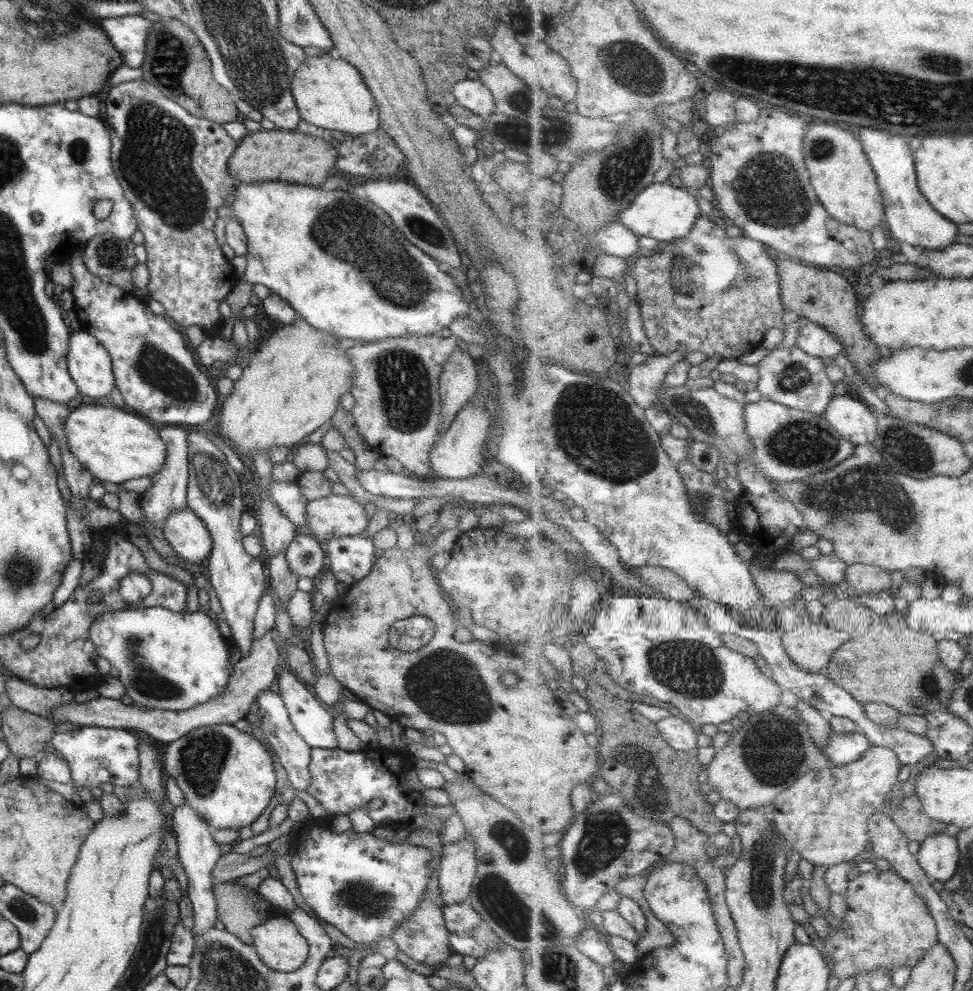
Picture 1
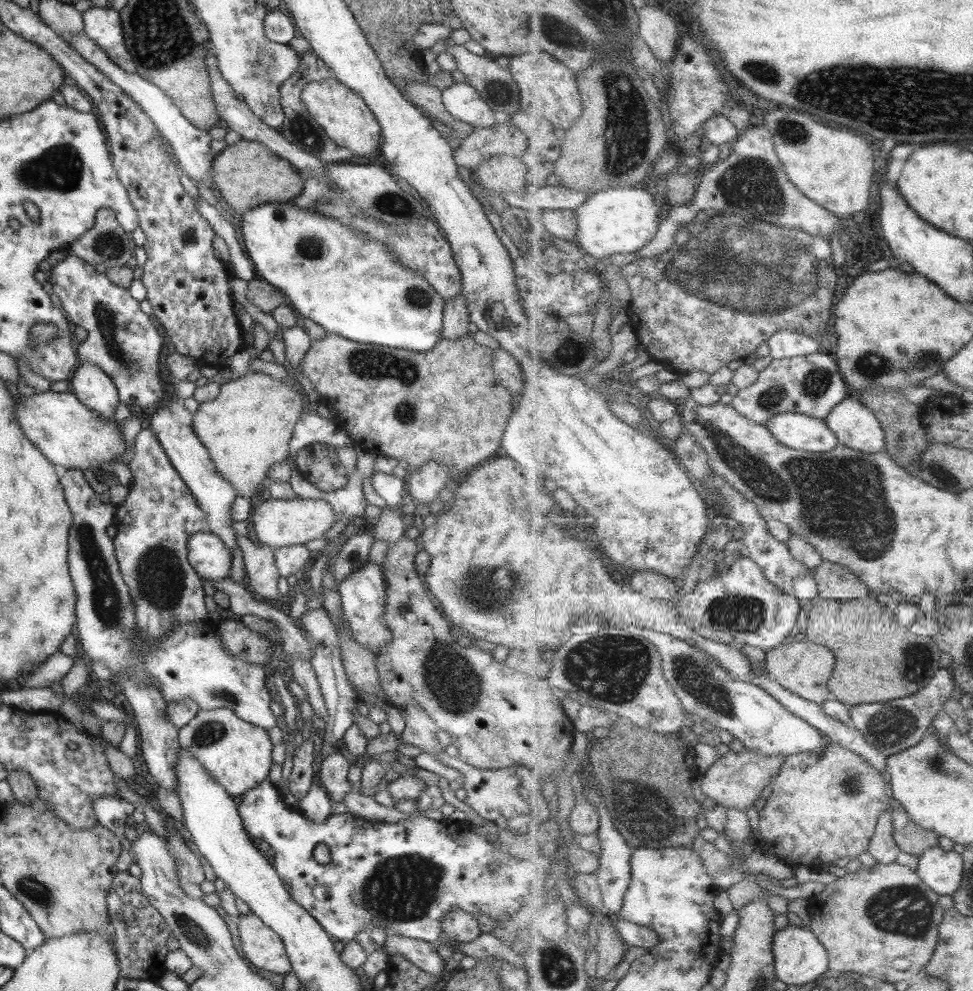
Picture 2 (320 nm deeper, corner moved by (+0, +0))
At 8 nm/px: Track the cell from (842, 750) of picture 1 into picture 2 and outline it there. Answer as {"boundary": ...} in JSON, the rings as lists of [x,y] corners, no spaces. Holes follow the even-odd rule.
{"boundary":[[[647,632],[647,638],[664,658],[664,675],[681,699],[684,710],[697,714],[715,728],[728,731],[745,748],[765,756],[795,755],[813,752],[823,756],[829,740],[812,723],[787,710],[767,690],[735,678],[713,655],[697,645],[663,632]]]}

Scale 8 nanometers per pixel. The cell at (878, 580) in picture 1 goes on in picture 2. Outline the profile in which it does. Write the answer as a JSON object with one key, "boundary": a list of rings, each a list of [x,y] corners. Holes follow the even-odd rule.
{"boundary":[[[824,560],[814,571],[819,596],[823,599],[851,600],[869,594],[868,586],[842,564]]]}

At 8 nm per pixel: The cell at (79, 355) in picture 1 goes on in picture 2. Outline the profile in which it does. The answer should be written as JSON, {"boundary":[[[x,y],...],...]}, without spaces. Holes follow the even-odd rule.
{"boundary":[[[88,362],[79,363],[75,368],[71,386],[71,393],[87,410],[95,416],[113,419],[113,412],[120,403],[117,390],[98,366]]]}

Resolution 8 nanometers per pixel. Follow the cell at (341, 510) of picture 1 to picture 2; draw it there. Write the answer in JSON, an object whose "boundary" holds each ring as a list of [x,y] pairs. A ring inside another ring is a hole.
{"boundary":[[[267,499],[256,506],[251,512],[251,526],[259,544],[279,548],[294,544],[303,544],[310,540],[322,539],[323,534],[332,527],[333,510],[331,505],[323,499],[293,500]]]}

